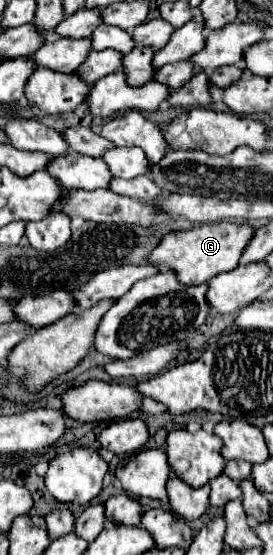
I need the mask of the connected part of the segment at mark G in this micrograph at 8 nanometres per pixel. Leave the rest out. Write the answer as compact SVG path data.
M231 221L203 223L187 231L173 231L163 237L163 241L153 249L147 261L155 265L171 265L177 271L177 279L185 285L201 285L213 279L215 275L231 271L239 265L241 251L245 249L245 243L249 243L249 239L253 237L253 231L255 229L249 223Z

